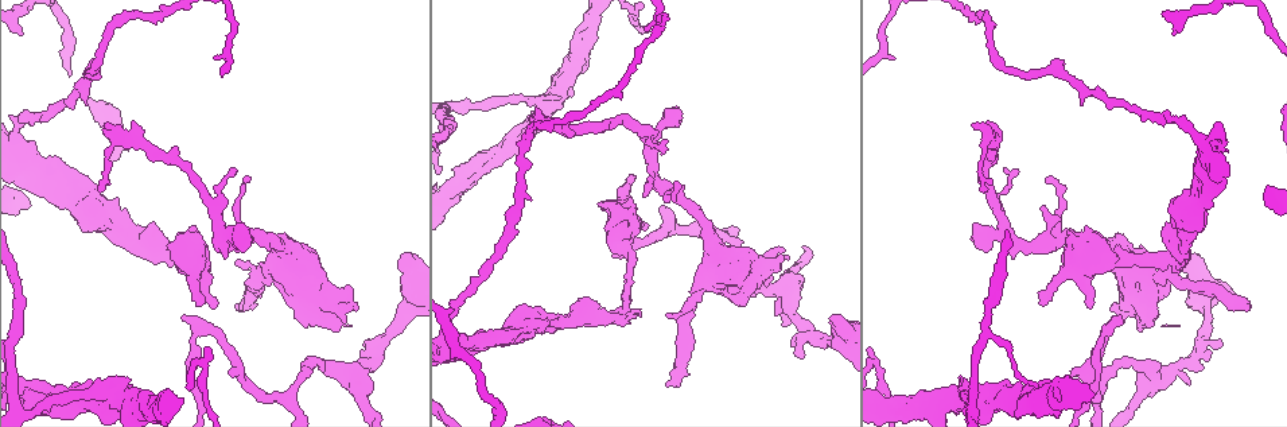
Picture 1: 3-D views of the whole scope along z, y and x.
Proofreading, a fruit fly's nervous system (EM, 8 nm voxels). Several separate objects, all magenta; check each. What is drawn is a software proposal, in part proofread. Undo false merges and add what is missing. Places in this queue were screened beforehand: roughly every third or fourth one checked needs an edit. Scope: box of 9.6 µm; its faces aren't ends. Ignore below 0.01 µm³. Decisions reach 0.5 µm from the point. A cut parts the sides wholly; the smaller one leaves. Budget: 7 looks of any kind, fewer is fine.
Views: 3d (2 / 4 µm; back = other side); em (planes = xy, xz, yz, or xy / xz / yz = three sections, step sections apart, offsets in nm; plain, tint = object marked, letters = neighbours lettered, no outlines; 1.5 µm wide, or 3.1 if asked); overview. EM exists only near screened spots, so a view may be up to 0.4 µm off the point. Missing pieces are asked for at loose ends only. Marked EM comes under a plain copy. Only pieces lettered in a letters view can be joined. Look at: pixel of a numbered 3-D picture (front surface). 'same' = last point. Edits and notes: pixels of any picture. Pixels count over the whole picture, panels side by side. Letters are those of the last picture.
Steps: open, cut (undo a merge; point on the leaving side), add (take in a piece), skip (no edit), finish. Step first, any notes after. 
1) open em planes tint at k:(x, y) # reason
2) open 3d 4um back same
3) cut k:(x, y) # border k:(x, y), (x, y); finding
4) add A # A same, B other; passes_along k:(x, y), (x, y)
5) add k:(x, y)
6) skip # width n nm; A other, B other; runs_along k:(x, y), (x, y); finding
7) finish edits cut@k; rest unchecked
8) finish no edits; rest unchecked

open em planes letters at 1:(1158, 379) # calibre changes

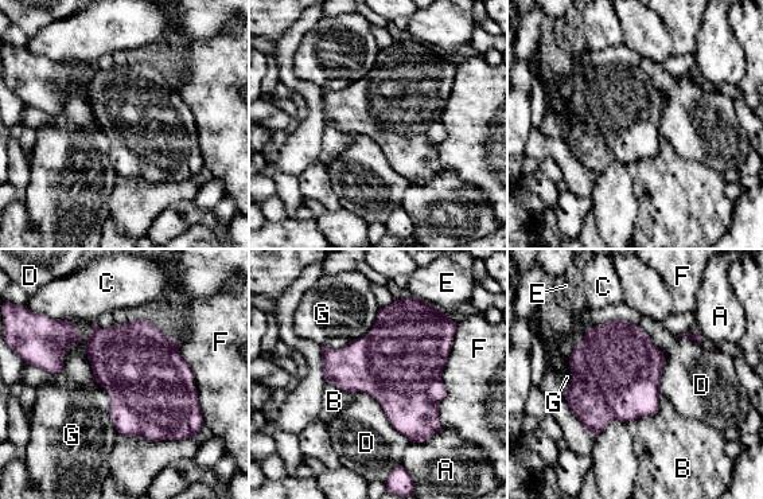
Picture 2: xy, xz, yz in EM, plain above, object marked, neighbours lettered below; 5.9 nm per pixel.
skip # longest_contact F 600 nm; A other, B other, C other, D other, E other, F other, G other; border 2:(638, 324), (664, 355), (661, 393); one neuron here

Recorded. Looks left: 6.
open em planes letters at 1:(247, 227) # an open end

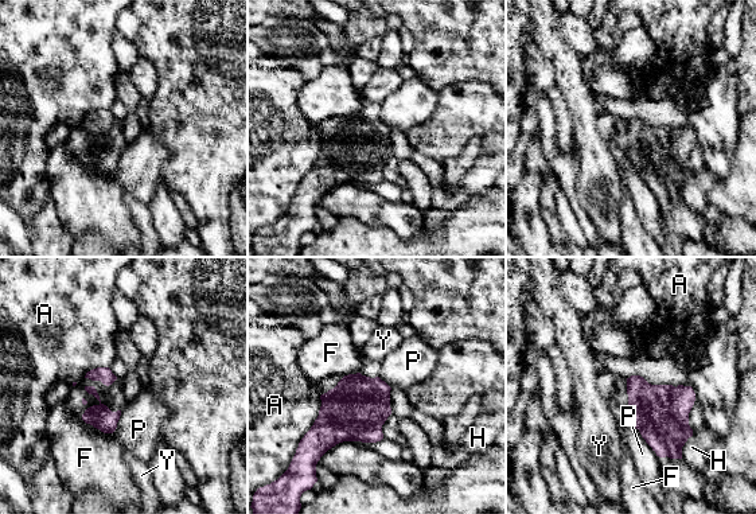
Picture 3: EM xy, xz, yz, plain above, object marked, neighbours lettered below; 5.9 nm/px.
skip # A other, F other, H other, P other, Y other; border 3:(322, 394), (319, 415), (304, 435); none of them fits

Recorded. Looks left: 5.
open em planes letters at 1:(115, 394) # side arm on a straight run

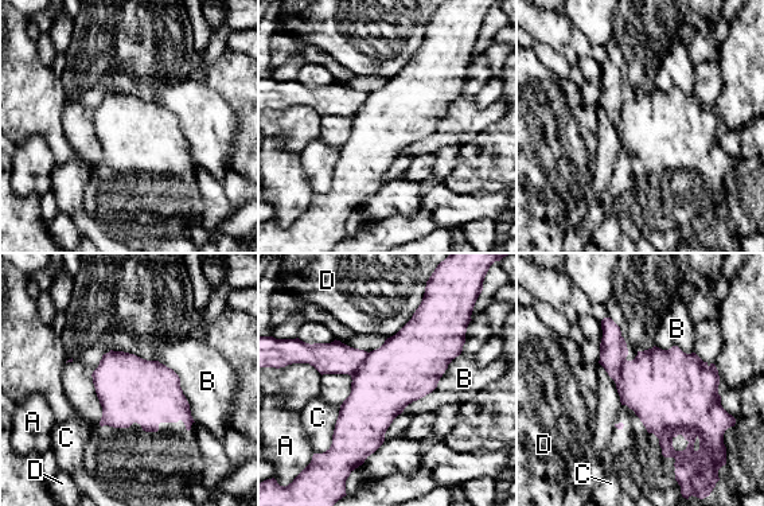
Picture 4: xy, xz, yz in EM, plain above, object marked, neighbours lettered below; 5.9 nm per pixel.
cut 4:(327, 358) # A other, B other, C other, D other; border 4:(369, 353), (351, 376); two neurons meet here

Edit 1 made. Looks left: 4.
finish edits cut@4; rest unchecked

